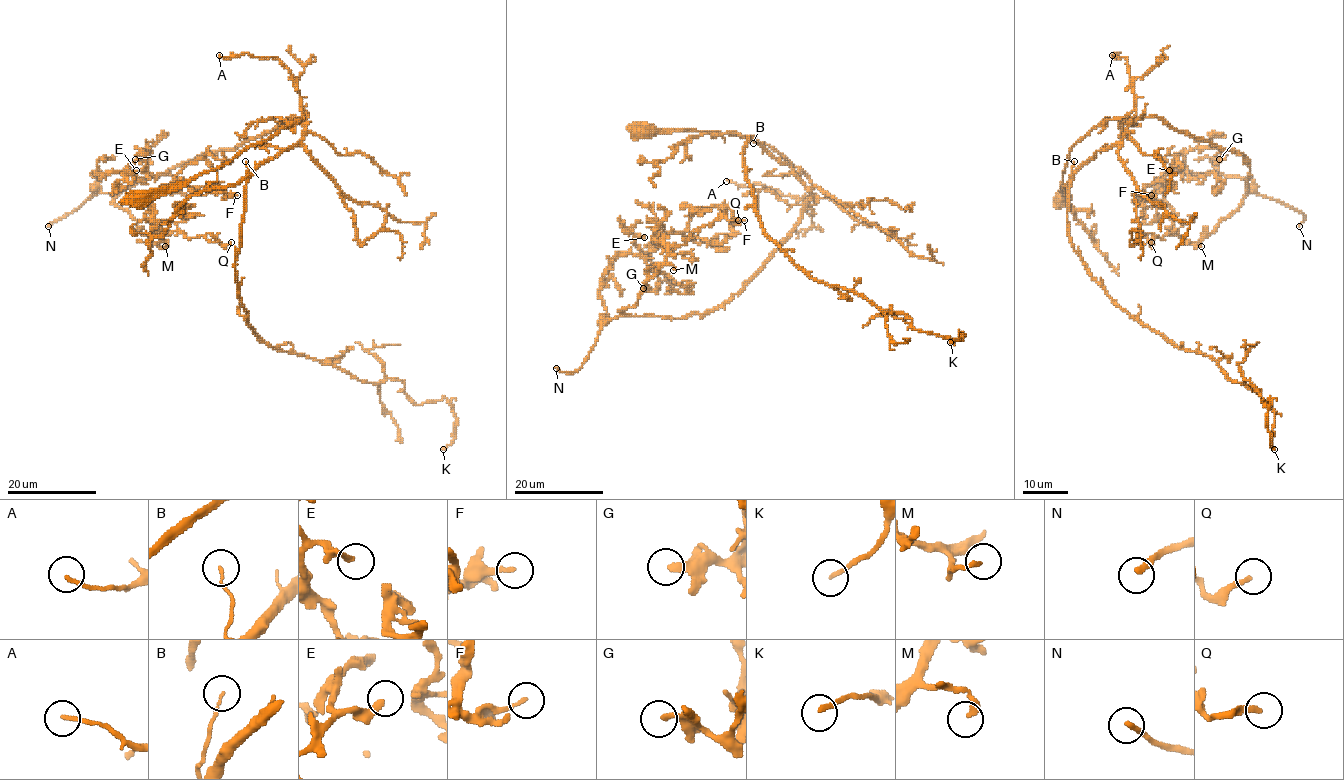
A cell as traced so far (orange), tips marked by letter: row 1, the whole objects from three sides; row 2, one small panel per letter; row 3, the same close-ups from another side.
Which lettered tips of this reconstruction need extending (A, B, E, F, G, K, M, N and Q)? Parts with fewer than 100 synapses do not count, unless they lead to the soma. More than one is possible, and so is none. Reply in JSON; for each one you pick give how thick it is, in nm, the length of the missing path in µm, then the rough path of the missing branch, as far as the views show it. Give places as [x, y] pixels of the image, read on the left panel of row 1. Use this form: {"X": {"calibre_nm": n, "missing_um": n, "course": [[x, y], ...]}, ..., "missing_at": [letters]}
{"N": {"calibre_nm": 240, "missing_um": 70}, "missing_at": ["N"]}

